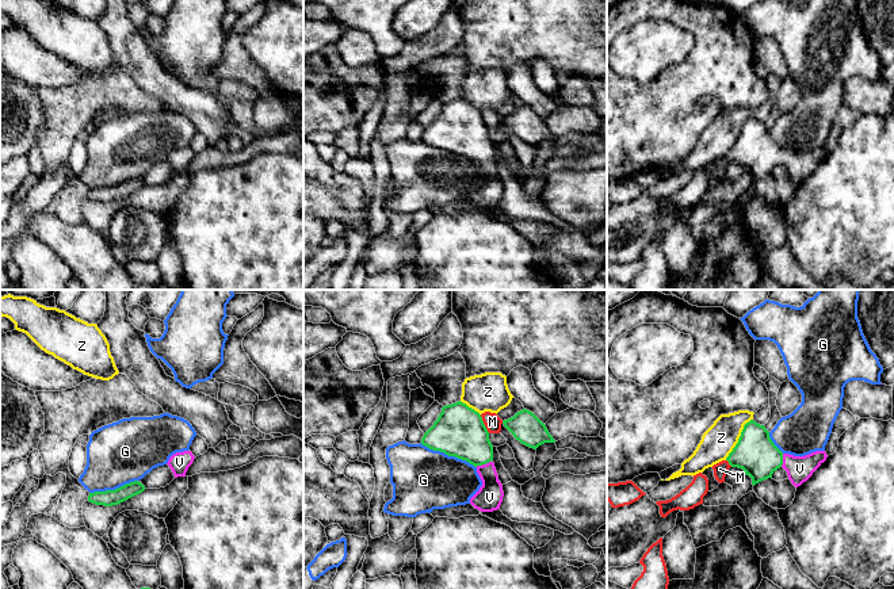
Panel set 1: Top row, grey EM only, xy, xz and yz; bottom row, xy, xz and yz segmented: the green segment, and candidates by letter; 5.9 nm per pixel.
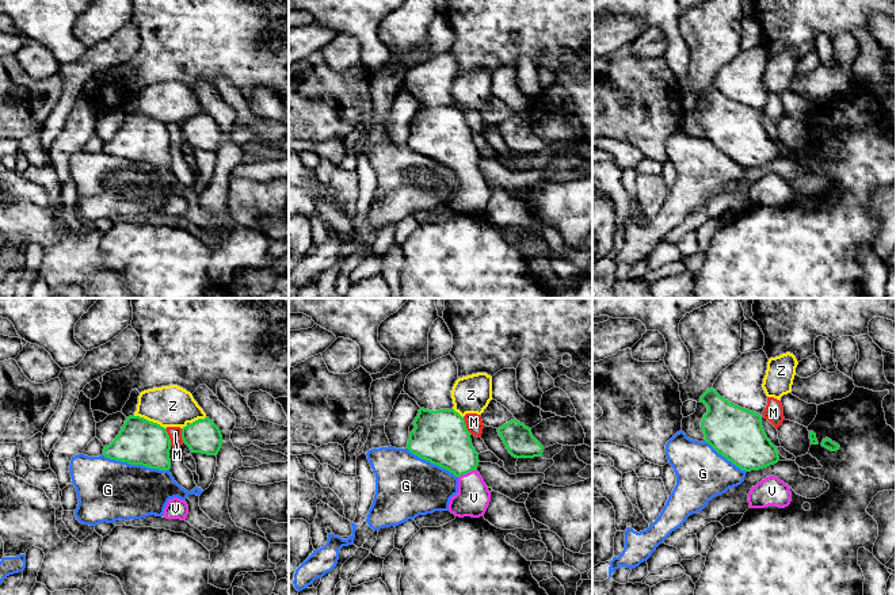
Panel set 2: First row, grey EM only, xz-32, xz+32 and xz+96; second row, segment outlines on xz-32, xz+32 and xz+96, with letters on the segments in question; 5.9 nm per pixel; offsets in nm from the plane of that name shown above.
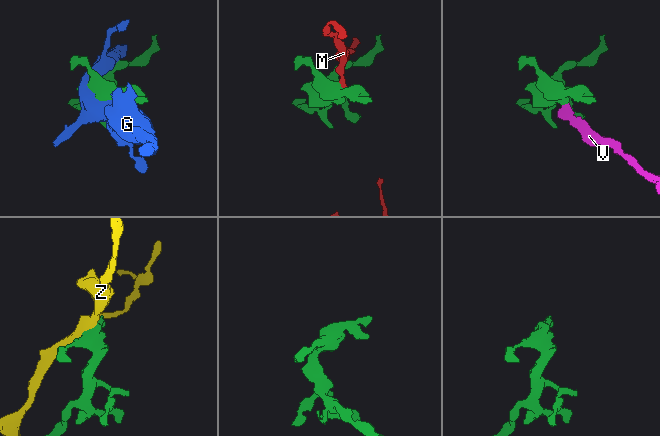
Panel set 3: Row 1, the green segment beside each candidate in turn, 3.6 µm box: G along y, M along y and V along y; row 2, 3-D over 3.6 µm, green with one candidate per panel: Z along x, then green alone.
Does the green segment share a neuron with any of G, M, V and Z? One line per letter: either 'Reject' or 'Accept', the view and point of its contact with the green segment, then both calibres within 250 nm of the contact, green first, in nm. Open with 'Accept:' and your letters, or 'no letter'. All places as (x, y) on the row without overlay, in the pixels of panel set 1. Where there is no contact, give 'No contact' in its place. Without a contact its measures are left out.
Accept: V
G: Reject. Touches green at xz (449, 152). Thickness 300 nm (green) against 380 nm
M: Reject. Touches green at xz (484, 121). Thickness 300 nm (green) against 100 nm
V: Accept. Touches green at xz (482, 160). Thickness 300 nm (green) against 160 nm
Z: Reject. Touches green at yz (738, 136). Thickness 240 nm (green) against 190 nm

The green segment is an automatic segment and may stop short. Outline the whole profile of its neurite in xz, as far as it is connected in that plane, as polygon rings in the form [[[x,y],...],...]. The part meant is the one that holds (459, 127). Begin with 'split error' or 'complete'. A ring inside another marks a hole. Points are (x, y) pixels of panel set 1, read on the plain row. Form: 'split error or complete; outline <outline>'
split error; outline [[[461,97],[443,103],[438,116],[424,130],[421,141],[473,161],[482,183],[470,195],[470,200],[481,209],[500,206],[503,181],[492,158],[493,142],[489,129],[478,108]]]

